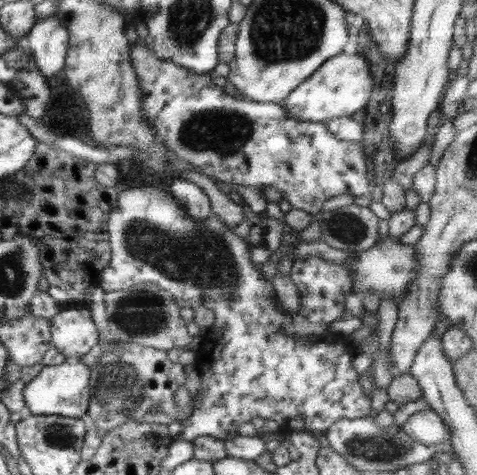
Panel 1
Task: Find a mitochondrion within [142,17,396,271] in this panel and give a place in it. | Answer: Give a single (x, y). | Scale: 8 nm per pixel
(218, 133)

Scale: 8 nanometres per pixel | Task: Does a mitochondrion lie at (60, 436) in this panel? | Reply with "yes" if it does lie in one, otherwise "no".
yes

